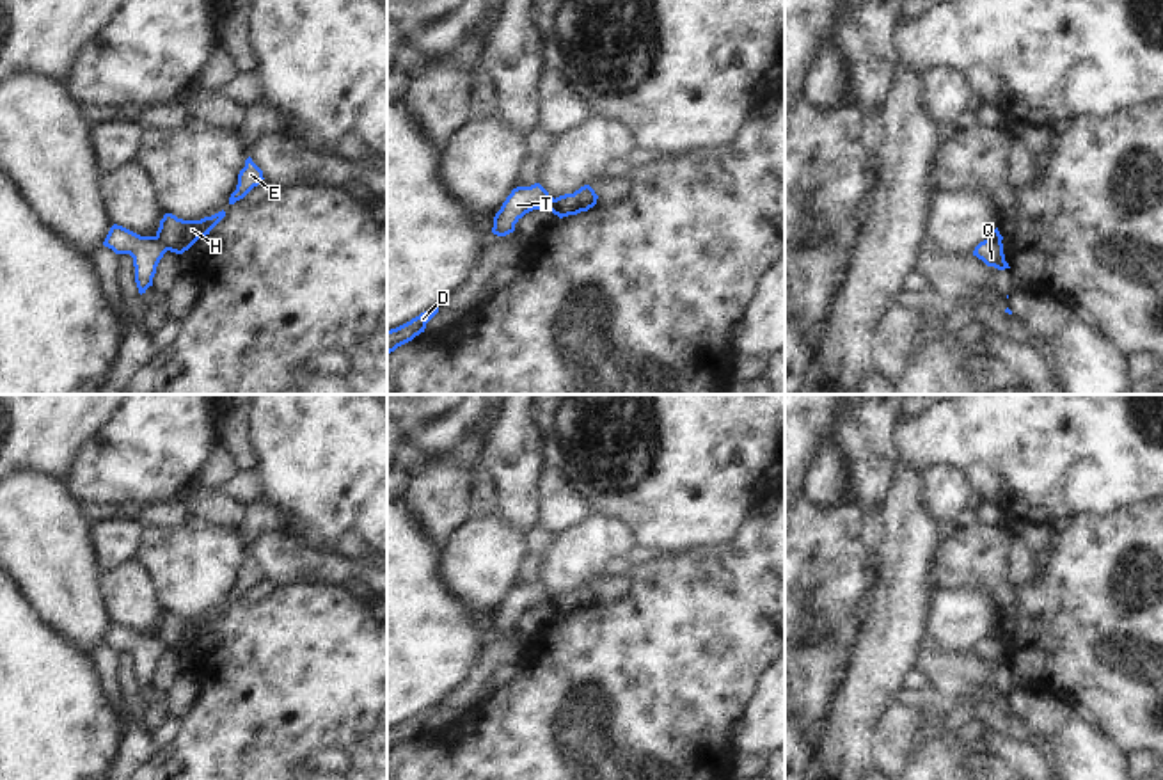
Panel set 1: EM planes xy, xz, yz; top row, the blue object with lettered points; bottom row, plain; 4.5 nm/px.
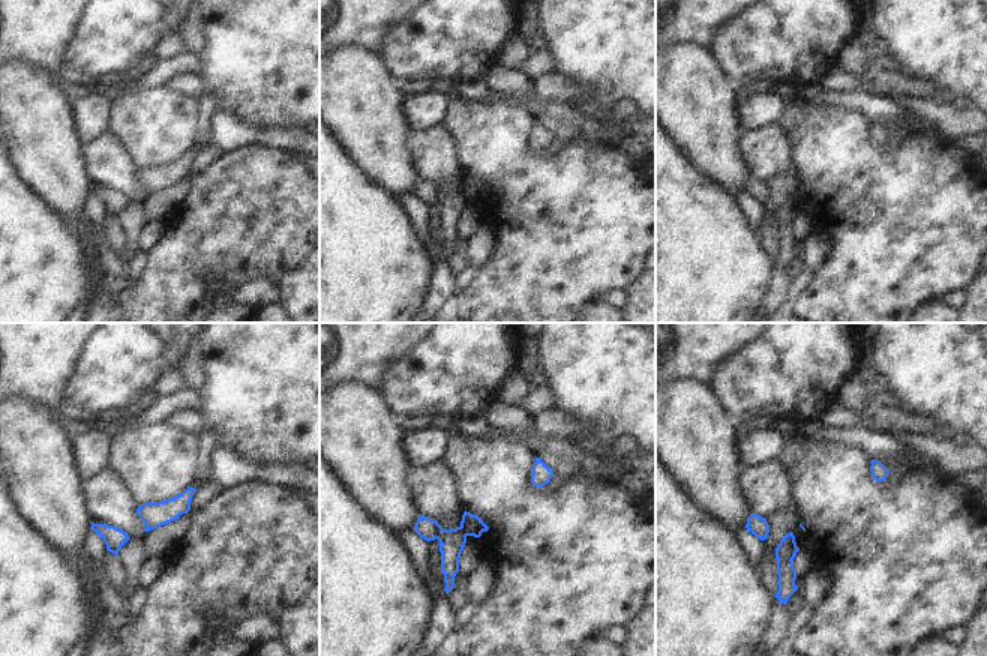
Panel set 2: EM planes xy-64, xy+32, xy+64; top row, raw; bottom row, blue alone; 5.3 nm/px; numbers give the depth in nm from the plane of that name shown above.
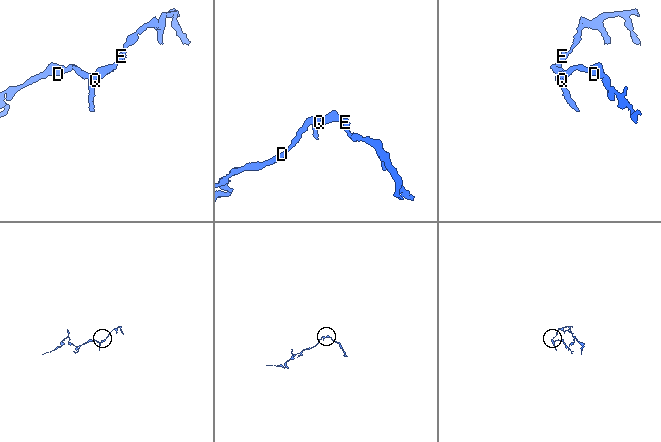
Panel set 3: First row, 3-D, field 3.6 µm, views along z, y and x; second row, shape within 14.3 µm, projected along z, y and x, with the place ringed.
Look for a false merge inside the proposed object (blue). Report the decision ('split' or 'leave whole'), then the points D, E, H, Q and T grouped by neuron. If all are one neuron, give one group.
leave whole; groups D E H Q T

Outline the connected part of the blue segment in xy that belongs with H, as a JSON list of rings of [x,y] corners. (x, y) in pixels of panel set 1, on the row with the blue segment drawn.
[[[224,210],[201,220],[183,220],[172,213],[165,213],[154,236],[140,236],[114,224],[103,245],[112,249],[115,254],[130,254],[133,258],[135,283],[142,295],[149,286],[153,286],[156,267],[167,251],[183,254],[201,236],[210,235],[224,217]]]

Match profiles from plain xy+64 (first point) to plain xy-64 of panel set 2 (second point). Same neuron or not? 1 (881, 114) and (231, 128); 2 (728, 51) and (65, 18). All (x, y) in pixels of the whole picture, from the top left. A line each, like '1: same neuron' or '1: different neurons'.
1: same neuron
2: different neurons

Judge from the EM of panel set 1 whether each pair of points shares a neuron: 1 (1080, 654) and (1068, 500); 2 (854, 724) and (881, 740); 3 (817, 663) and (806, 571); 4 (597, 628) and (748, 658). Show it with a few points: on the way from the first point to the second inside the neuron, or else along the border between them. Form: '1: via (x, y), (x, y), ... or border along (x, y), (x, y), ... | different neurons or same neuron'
1: border along (1117, 512), (1080, 516), (1076, 519) | different neurons
2: border along (892, 702), (872, 727), (870, 761) | different neurons
3: via (831, 640), (835, 629), (814, 608), (806, 594) | same neuron
4: via (634, 658), (711, 658) | same neuron

